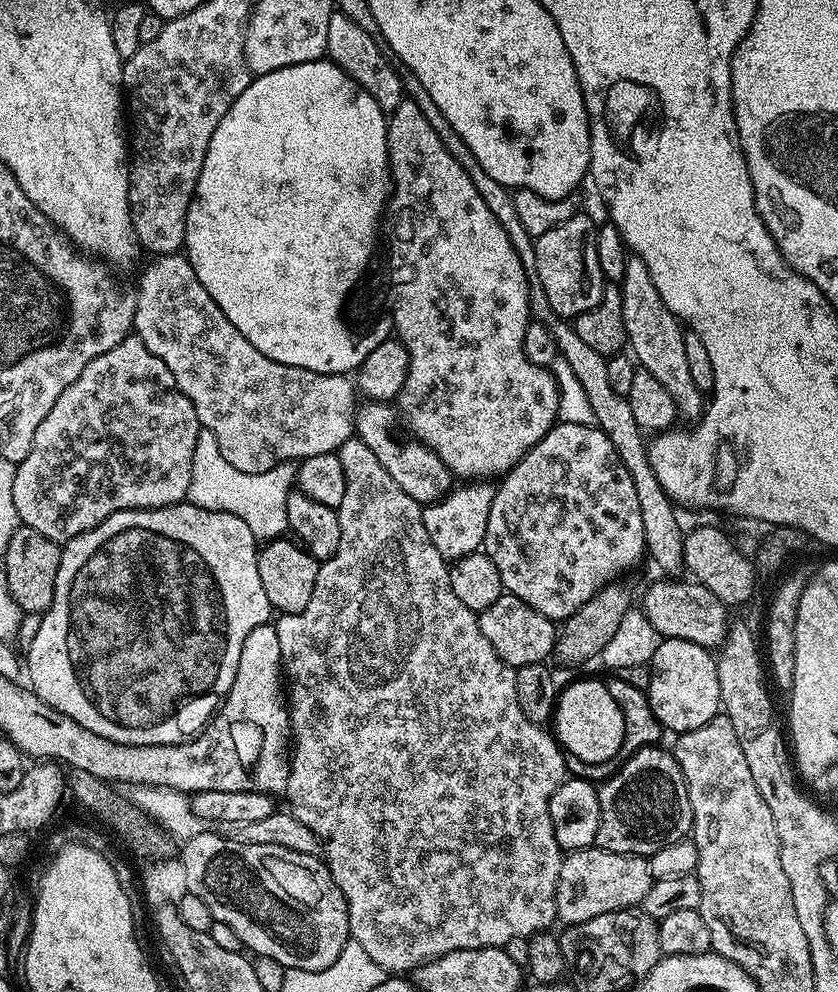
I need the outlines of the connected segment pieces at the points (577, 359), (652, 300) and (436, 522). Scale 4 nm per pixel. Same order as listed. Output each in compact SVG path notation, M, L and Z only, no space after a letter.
M397 63L396 73L404 87L405 97L413 100L418 106L418 110L422 110L422 114L425 115L426 122L430 122L430 126L434 126L438 138L442 138L442 146L446 146L446 150L450 150L450 154L454 154L454 158L462 167L462 170L466 171L471 182L474 183L475 190L481 195L490 212L494 214L494 218L497 218L499 225L506 231L506 236L510 238L511 245L514 246L515 253L518 254L522 268L527 274L528 313L531 321L540 322L554 335L554 342L559 355L570 364L574 375L584 389L590 408L592 408L595 425L606 433L615 448L615 452L619 454L620 462L626 466L627 472L634 481L639 510L642 512L642 528L647 557L656 562L657 566L663 571L661 572L663 575L678 575L676 573L682 572L684 568L685 533L681 530L681 519L679 514L677 515L675 512L675 510L677 511L675 503L665 494L664 487L658 482L657 475L654 474L653 468L650 466L646 440L643 440L643 438L645 439L643 431L638 428L634 421L634 414L630 413L627 397L614 394L614 390L610 387L606 369L607 359L587 346L586 342L578 337L573 325L568 324L567 327L565 325L567 323L554 314L553 307L547 301L546 290L543 290L537 274L535 239L519 221L518 214L515 213L511 189L505 187L497 179L490 178L474 154L470 154L470 146L466 146L466 142L462 142L458 130L454 130L454 126L450 126L450 122L446 122L446 114L442 114L442 110L438 110L438 106L434 106L434 98L430 98L430 94L426 94L426 86L422 86L422 82L418 82L418 78L414 78L414 70L410 70L410 66Z
M634 254L629 255L626 262L626 274L618 281L618 287L622 294L622 322L628 335L626 344L629 349L632 347L630 352L635 363L643 371L654 374L654 378L658 378L658 382L666 386L670 398L674 398L677 413L683 419L685 416L686 419L692 420L691 422L699 421L706 411L706 396L698 390L698 386L694 386L694 378L690 378L690 369L686 363L685 329L681 321L676 319L676 315L668 309L666 302L662 302L662 294L658 294L658 286L654 286L654 278L650 278L650 270L646 262L642 262L642 258Z
M464 482L453 487L452 491L443 496L437 504L429 504L424 508L422 522L426 526L426 534L430 534L434 550L438 550L438 554L442 554L444 560L455 562L466 554L481 551L486 538L486 522L490 518L490 506L495 497L496 488L491 483Z

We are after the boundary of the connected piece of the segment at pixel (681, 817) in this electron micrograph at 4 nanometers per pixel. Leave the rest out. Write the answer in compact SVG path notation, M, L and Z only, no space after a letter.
M653 746L638 750L621 763L616 773L599 785L600 826L596 835L596 844L599 847L627 856L650 858L658 850L685 839L691 833L690 798L684 780L680 777L680 767L675 755L671 751L663 752L662 749L663 747Z

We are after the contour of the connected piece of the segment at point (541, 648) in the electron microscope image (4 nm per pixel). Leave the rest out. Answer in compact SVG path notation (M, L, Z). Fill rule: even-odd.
M502 594L498 602L494 602L494 606L486 606L486 610L478 614L478 619L482 634L486 634L486 642L490 642L498 658L502 658L502 662L512 668L543 664L549 659L547 656L553 655L558 635L557 625L522 598Z

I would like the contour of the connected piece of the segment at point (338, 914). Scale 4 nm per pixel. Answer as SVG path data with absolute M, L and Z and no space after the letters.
M206 830L183 841L182 859L186 868L187 891L202 898L202 902L210 906L213 921L230 926L230 930L242 938L249 953L274 958L274 962L282 962L284 969L326 970L326 966L334 963L348 944L346 898L342 890L338 890L327 863L320 856L298 854L298 850L286 850L277 844L246 844L243 840L229 840L219 831Z

